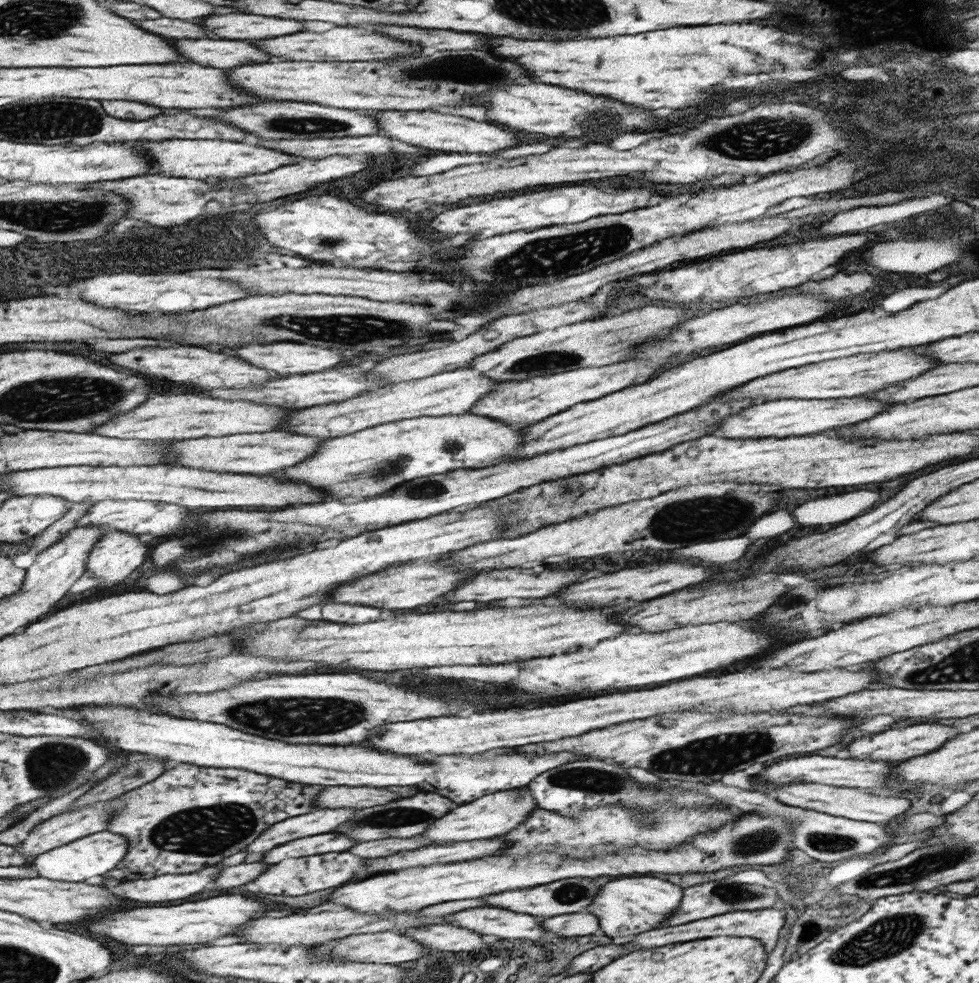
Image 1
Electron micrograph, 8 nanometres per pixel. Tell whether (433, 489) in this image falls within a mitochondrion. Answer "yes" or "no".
yes

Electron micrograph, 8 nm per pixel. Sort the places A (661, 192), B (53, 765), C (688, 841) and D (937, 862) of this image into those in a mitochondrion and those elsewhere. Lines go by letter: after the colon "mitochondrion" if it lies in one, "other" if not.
A: other
B: mitochondrion
C: other
D: mitochondrion

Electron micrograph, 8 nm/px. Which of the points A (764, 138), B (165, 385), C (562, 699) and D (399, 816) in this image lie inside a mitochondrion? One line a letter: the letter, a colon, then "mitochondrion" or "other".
A: mitochondrion
B: other
C: other
D: mitochondrion

